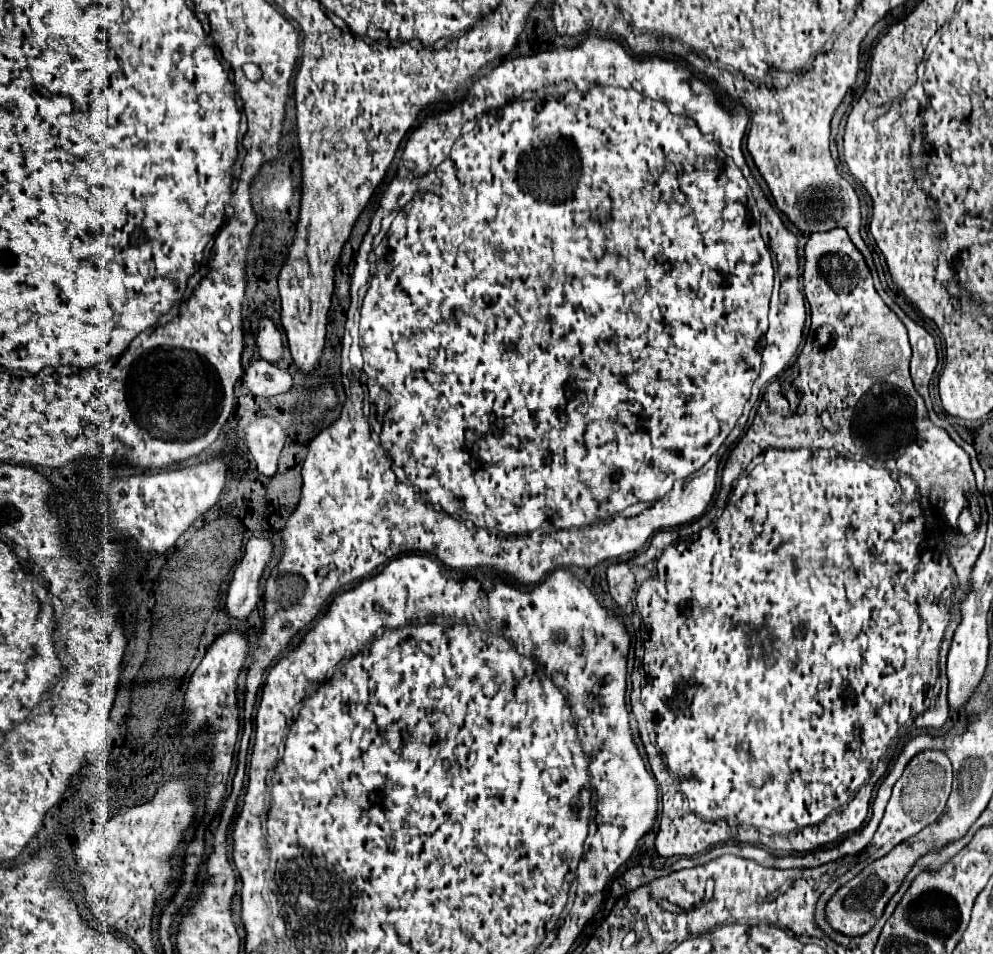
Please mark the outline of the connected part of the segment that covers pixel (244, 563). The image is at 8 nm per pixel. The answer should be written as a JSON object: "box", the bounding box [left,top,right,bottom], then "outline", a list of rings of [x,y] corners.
{"box":[225,538,273,620],"outline":[[[251,538],[245,546],[245,554],[235,568],[233,580],[227,590],[225,608],[231,618],[243,620],[257,606],[259,600],[259,578],[269,564],[273,546],[267,538]]]}

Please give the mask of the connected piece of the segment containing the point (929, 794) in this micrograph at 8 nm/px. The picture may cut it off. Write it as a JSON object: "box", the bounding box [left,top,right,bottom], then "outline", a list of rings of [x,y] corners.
{"box":[879,750,952,842],"outline":[[[927,750],[927,752],[917,754],[907,764],[901,780],[897,780],[897,784],[893,788],[893,796],[887,804],[887,810],[885,810],[885,816],[883,816],[883,822],[881,822],[879,830],[885,830],[885,834],[897,834],[897,838],[893,838],[893,842],[899,842],[899,840],[905,842],[907,838],[915,836],[919,830],[933,824],[941,816],[941,812],[945,808],[945,802],[949,798],[949,792],[952,790],[952,782],[952,765],[943,752]]]}

